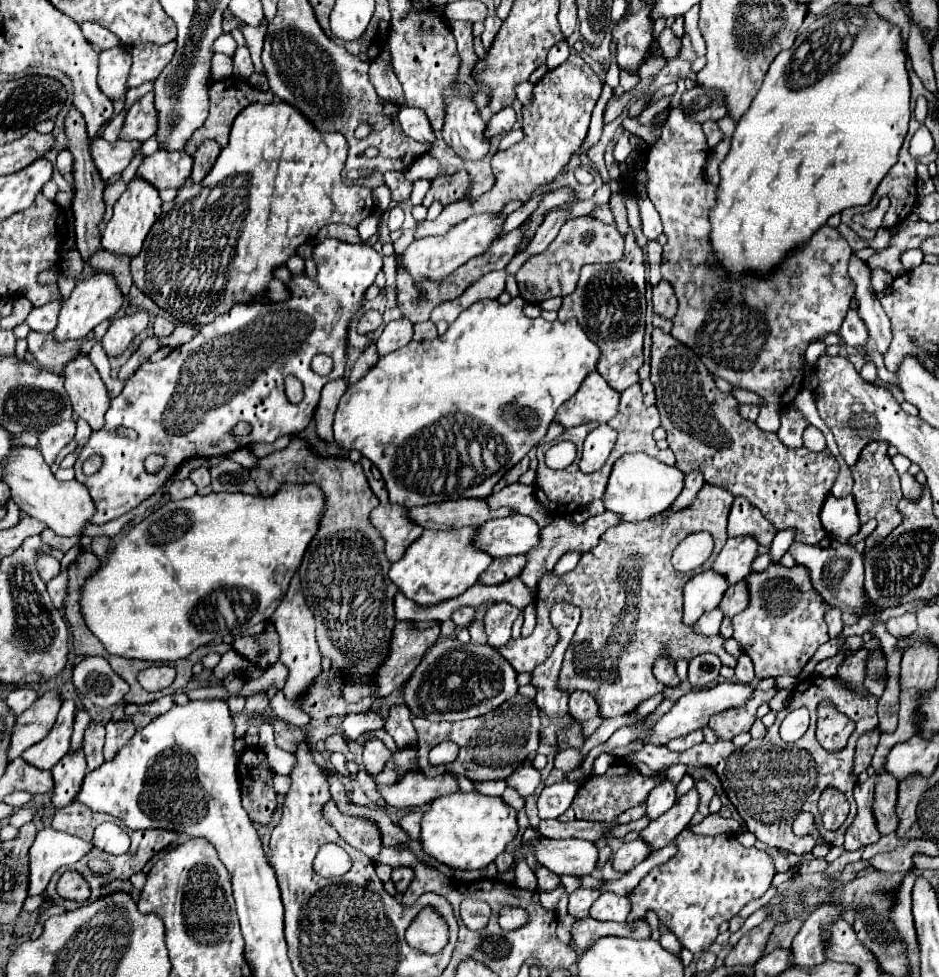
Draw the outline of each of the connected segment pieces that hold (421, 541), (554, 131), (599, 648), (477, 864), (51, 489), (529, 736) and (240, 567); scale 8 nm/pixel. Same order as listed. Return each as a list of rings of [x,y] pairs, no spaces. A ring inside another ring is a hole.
[[[462,527],[458,531],[424,531],[406,549],[406,555],[400,561],[392,563],[388,571],[390,581],[396,583],[400,593],[424,607],[434,607],[438,603],[454,599],[456,595],[462,595],[492,563],[490,555],[472,545],[474,533],[476,527]]]
[[[570,53],[570,57],[558,65],[556,69],[548,71],[532,89],[532,103],[522,107],[522,131],[524,139],[514,143],[510,149],[494,153],[490,165],[496,177],[494,187],[490,193],[478,199],[464,199],[456,201],[438,215],[436,221],[424,221],[418,225],[414,239],[422,239],[428,235],[442,235],[456,223],[468,219],[470,215],[478,213],[500,213],[502,207],[514,199],[528,201],[532,191],[542,185],[554,181],[554,177],[566,167],[570,157],[580,149],[586,139],[592,109],[602,93],[602,83],[596,73],[586,65],[586,61]]]
[[[706,483],[698,491],[696,499],[680,511],[666,509],[656,515],[656,519],[610,527],[600,537],[600,543],[580,557],[576,569],[564,575],[550,575],[550,571],[542,575],[536,593],[538,623],[534,633],[526,639],[512,639],[498,651],[516,673],[530,673],[534,665],[542,663],[551,654],[557,642],[557,632],[548,619],[550,607],[562,599],[578,605],[582,609],[582,619],[574,633],[572,645],[564,655],[558,687],[566,693],[588,691],[594,695],[602,719],[626,715],[642,701],[662,691],[662,683],[652,675],[652,665],[660,653],[668,653],[674,661],[680,657],[692,659],[700,653],[714,653],[720,657],[722,665],[736,667],[736,659],[724,651],[724,637],[700,635],[688,629],[680,619],[686,581],[710,569],[728,539],[726,523],[732,501],[734,495],[730,491]],[[694,531],[708,531],[714,537],[714,551],[702,567],[680,573],[672,567],[670,557],[676,545]]]
[[[452,793],[432,801],[420,823],[422,851],[450,869],[484,869],[516,837],[516,811],[500,797],[480,793]]]
[[[12,445],[8,455],[2,459],[2,481],[10,487],[10,495],[14,503],[20,507],[22,513],[40,519],[46,523],[56,535],[62,537],[80,537],[82,525],[94,515],[96,507],[86,491],[76,479],[72,481],[58,481],[50,467],[44,463],[42,453],[36,447],[26,445]]]
[[[514,695],[504,701],[500,707],[490,711],[488,715],[480,715],[476,719],[464,719],[456,723],[428,723],[426,719],[414,719],[414,727],[418,733],[418,771],[426,777],[436,777],[442,773],[462,775],[474,783],[482,781],[498,781],[512,775],[512,771],[526,759],[528,753],[538,749],[540,743],[540,717],[538,707],[532,699]],[[442,741],[454,741],[460,747],[460,755],[450,765],[430,767],[428,753]]]
[[[284,485],[274,497],[196,493],[188,499],[168,501],[114,543],[106,561],[86,579],[80,595],[84,623],[112,655],[168,663],[184,659],[198,647],[228,633],[218,607],[218,593],[228,597],[236,613],[232,635],[266,621],[266,609],[280,601],[292,575],[300,567],[304,551],[318,529],[322,511],[324,497],[316,485]]]

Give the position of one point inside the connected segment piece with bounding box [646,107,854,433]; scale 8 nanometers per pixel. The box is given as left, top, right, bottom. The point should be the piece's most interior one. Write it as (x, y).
(753, 332)

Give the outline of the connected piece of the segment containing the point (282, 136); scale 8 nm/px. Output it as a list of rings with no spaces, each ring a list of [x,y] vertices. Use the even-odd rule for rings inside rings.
[[[252,103],[236,117],[230,141],[208,175],[200,183],[188,179],[176,199],[162,205],[160,219],[152,225],[140,255],[130,263],[134,285],[176,323],[198,327],[212,323],[236,303],[262,297],[274,267],[284,265],[296,253],[296,247],[314,239],[324,225],[346,223],[358,227],[372,213],[372,189],[342,183],[340,171],[346,155],[348,143],[344,135],[320,133],[288,103]]]

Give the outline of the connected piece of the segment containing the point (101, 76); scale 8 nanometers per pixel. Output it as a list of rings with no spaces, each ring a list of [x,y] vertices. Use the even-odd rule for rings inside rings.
[[[122,45],[100,51],[98,55],[98,87],[110,99],[126,93],[126,79],[132,67],[132,55]]]

